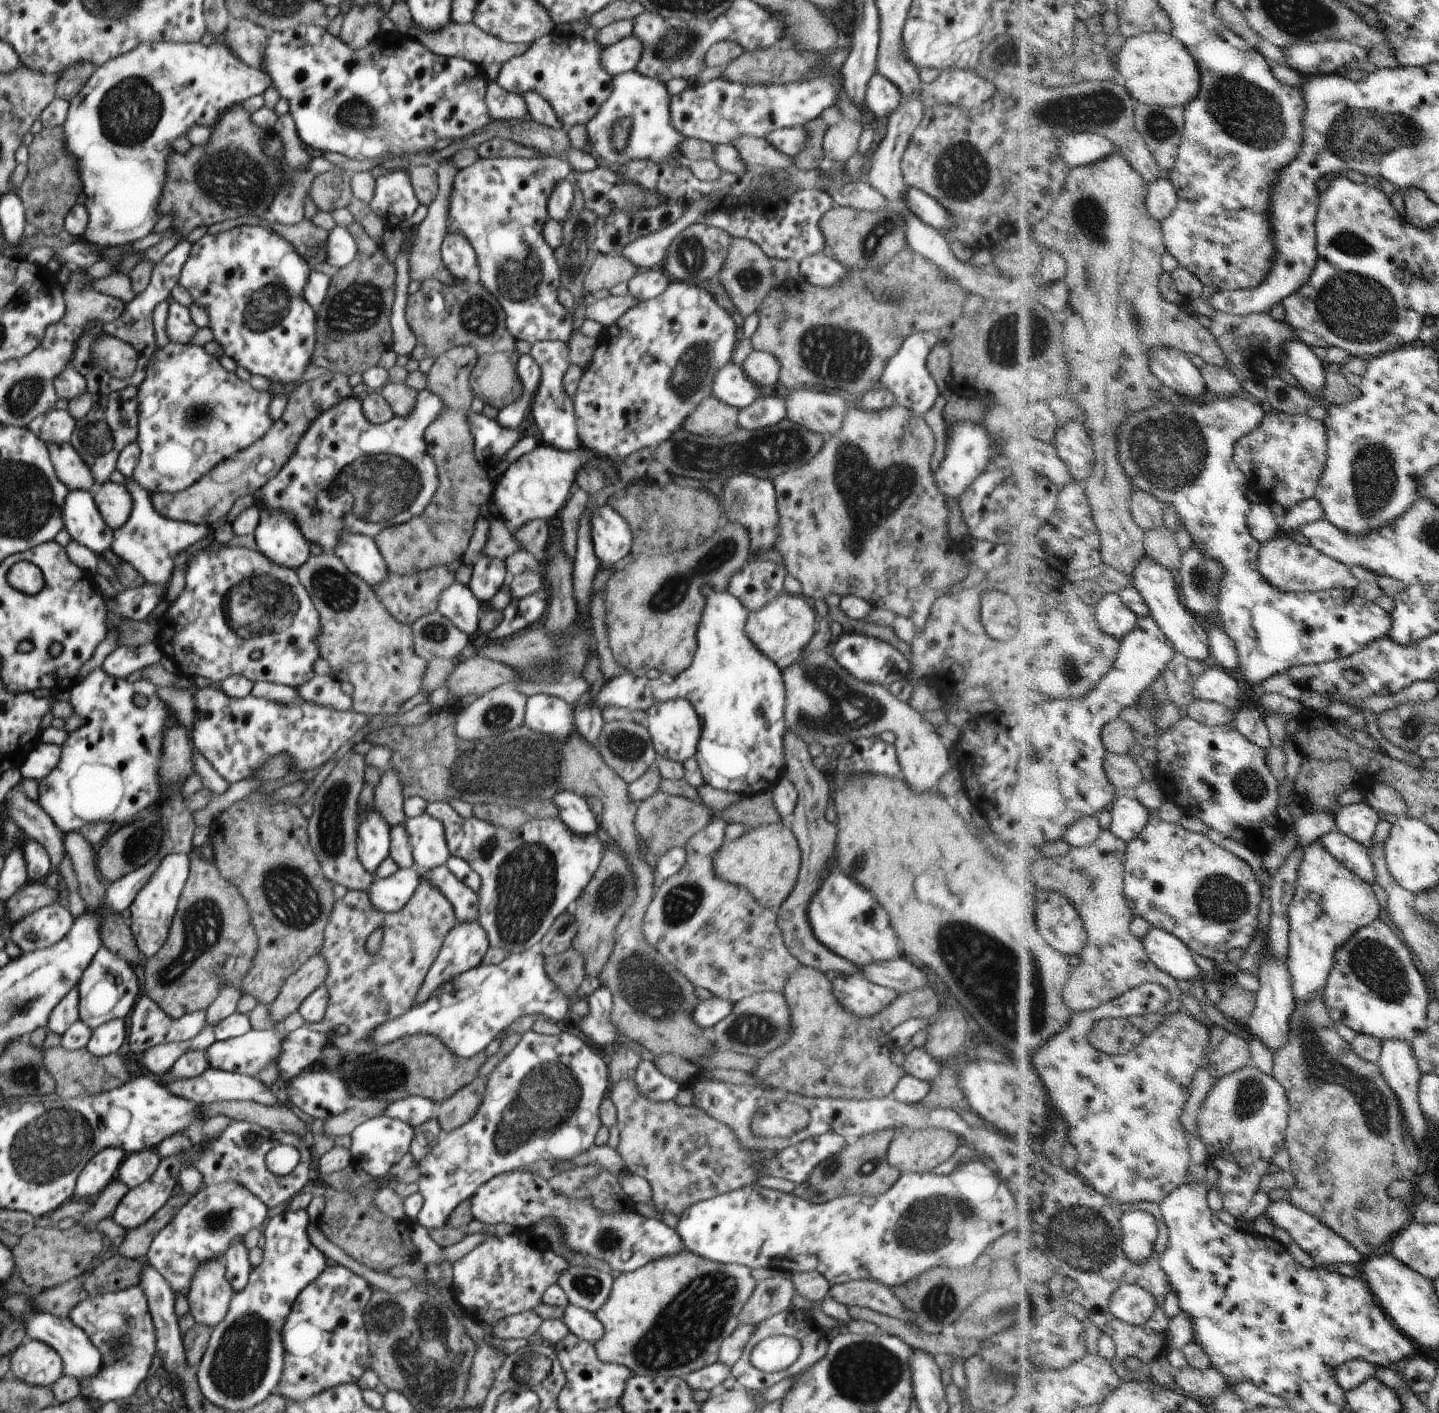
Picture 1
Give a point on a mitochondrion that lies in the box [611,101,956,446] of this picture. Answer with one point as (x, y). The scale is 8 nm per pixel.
(814, 344)

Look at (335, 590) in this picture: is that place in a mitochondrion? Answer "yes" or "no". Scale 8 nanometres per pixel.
yes

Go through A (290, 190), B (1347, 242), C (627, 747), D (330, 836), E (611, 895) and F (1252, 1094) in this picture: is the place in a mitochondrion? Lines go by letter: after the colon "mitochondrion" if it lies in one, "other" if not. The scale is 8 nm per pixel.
A: mitochondrion
B: mitochondrion
C: mitochondrion
D: mitochondrion
E: mitochondrion
F: mitochondrion

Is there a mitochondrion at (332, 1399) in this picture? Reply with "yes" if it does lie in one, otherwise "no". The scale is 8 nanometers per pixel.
no

